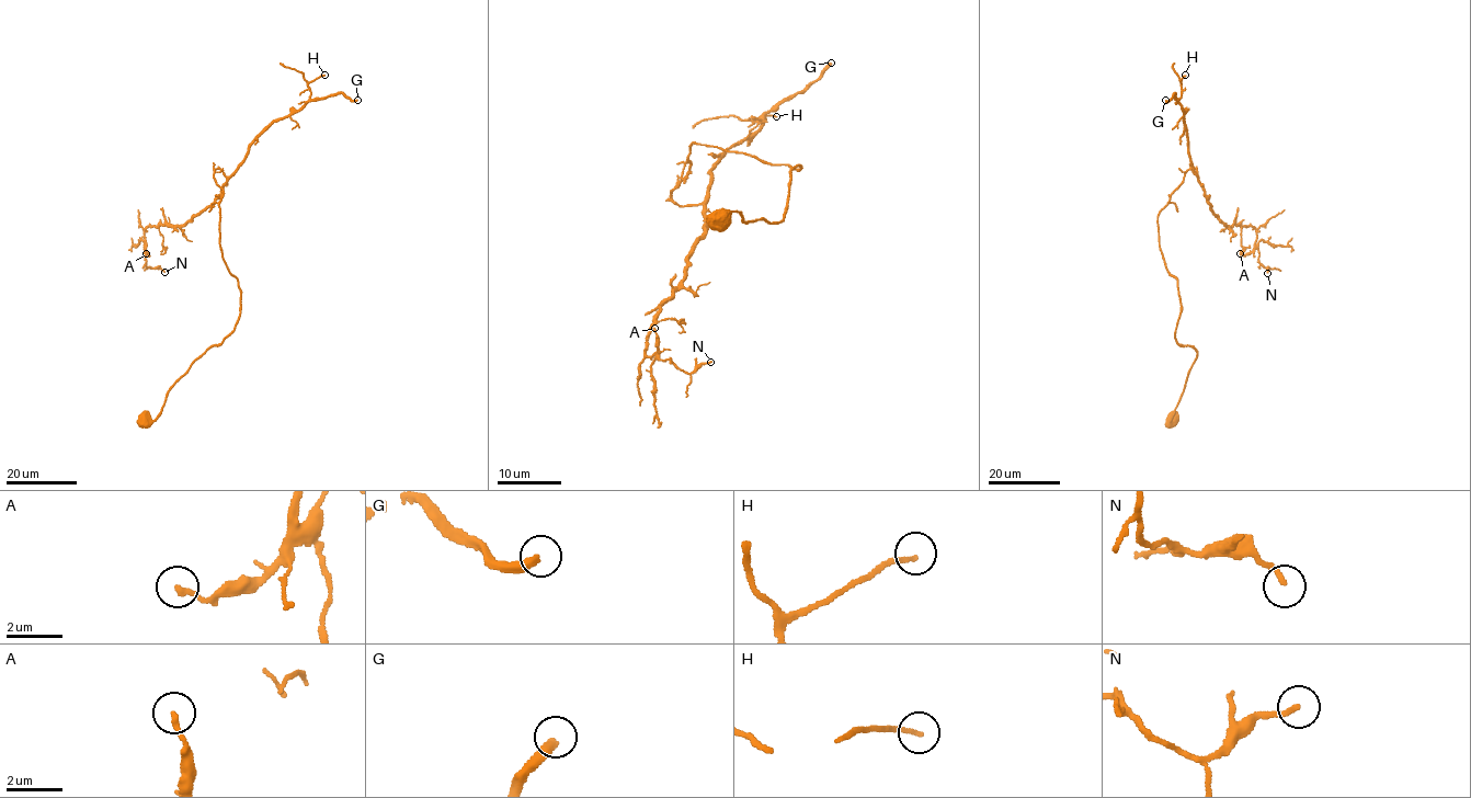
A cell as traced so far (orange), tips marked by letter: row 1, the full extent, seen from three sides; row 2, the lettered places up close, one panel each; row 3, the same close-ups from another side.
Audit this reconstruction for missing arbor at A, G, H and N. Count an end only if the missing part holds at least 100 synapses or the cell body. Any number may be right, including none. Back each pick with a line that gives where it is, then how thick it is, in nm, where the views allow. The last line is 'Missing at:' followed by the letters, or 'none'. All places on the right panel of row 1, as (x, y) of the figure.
G: place (1165, 100); calibre 320 nm
Missing at: G

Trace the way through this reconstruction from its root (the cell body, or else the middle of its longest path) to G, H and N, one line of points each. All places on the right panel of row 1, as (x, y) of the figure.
G: (1174, 419), (1197, 355), (1175, 335), (1158, 216), (1198, 175), (1165, 100)
H: (1174, 419), (1197, 355), (1175, 335), (1181, 297), (1158, 216), (1185, 172), (1197, 177), (1178, 101), (1185, 75)
N: (1174, 419), (1197, 355), (1175, 335), (1158, 216), (1185, 172), (1228, 226), (1254, 227), (1267, 273)

